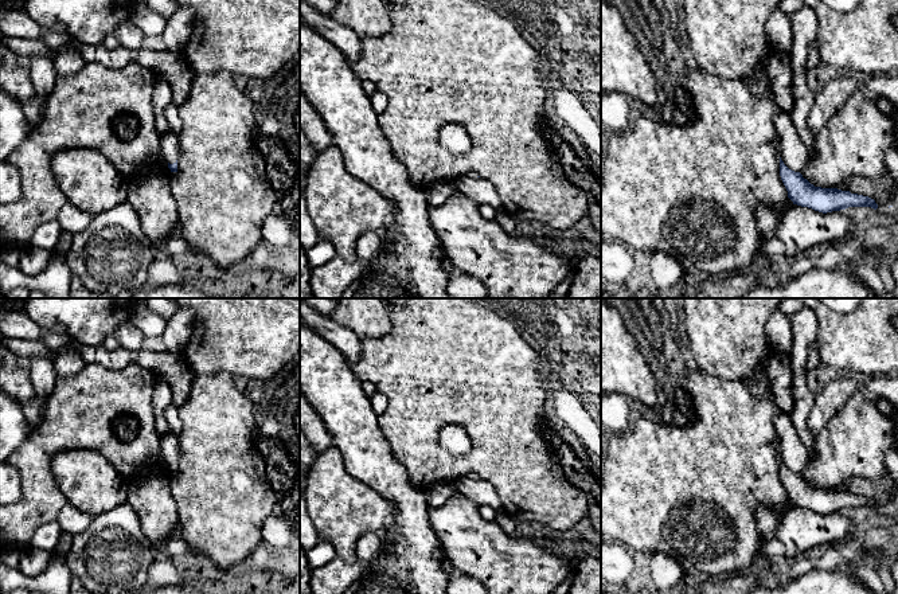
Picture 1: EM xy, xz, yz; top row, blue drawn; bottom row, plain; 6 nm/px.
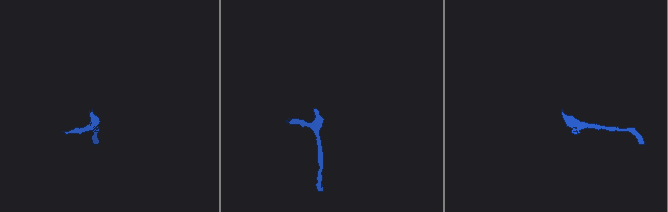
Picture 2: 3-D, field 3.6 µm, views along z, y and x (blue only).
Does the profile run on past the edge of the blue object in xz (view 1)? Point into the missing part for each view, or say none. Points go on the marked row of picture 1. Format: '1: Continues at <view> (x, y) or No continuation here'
1: No continuation here

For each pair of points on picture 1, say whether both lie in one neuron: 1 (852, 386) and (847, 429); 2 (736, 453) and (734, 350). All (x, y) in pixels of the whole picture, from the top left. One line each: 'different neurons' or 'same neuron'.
1: different neurons
2: different neurons

